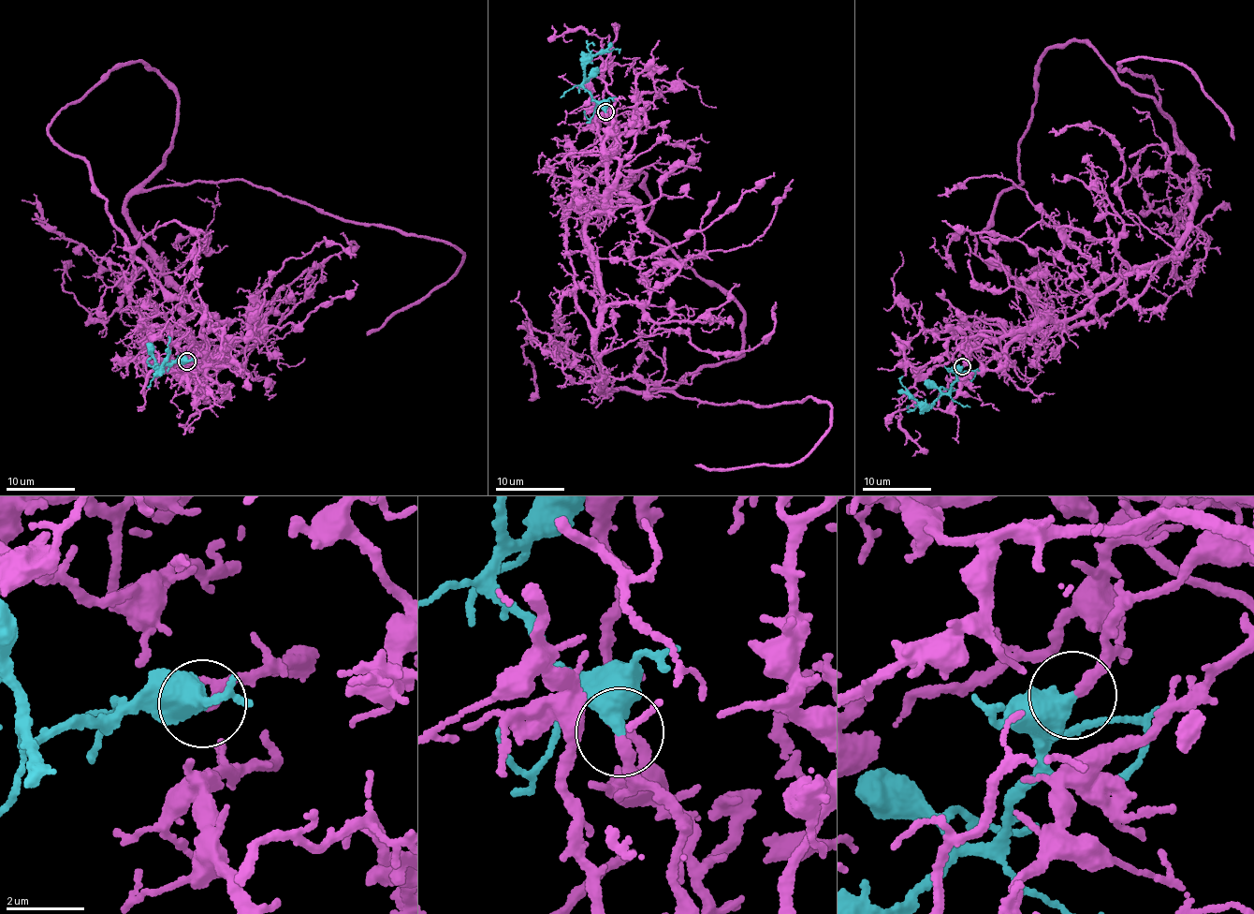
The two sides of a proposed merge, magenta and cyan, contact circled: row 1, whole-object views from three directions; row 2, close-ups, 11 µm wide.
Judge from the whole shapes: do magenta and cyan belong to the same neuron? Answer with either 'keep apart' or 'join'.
join

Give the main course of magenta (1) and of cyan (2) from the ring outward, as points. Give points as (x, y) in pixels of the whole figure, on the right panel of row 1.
1: (962, 365), (982, 344), (1092, 308), (1187, 231), (1193, 155), (1150, 76), (1117, 64), (1189, 70), (1233, 140)
2: (962, 365), (956, 369), (955, 382), (931, 404), (921, 404), (903, 390), (902, 375)

